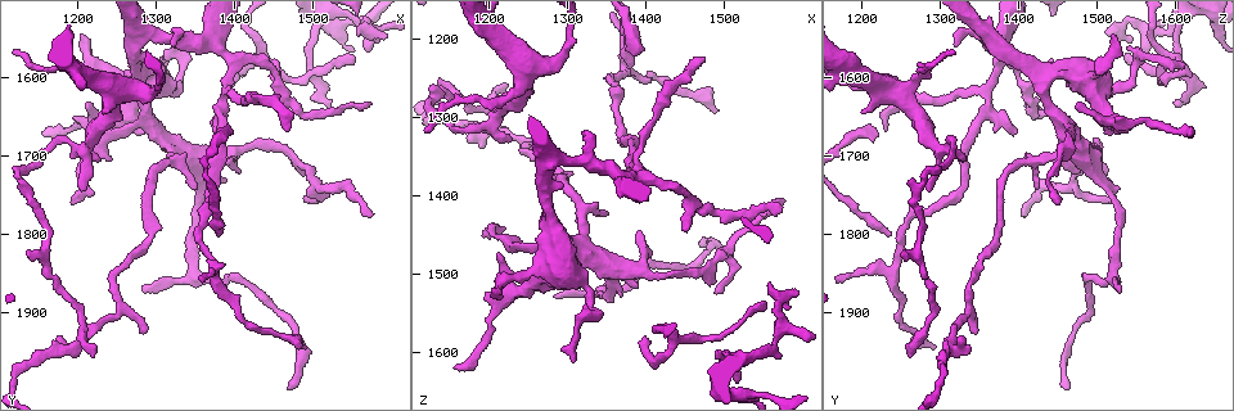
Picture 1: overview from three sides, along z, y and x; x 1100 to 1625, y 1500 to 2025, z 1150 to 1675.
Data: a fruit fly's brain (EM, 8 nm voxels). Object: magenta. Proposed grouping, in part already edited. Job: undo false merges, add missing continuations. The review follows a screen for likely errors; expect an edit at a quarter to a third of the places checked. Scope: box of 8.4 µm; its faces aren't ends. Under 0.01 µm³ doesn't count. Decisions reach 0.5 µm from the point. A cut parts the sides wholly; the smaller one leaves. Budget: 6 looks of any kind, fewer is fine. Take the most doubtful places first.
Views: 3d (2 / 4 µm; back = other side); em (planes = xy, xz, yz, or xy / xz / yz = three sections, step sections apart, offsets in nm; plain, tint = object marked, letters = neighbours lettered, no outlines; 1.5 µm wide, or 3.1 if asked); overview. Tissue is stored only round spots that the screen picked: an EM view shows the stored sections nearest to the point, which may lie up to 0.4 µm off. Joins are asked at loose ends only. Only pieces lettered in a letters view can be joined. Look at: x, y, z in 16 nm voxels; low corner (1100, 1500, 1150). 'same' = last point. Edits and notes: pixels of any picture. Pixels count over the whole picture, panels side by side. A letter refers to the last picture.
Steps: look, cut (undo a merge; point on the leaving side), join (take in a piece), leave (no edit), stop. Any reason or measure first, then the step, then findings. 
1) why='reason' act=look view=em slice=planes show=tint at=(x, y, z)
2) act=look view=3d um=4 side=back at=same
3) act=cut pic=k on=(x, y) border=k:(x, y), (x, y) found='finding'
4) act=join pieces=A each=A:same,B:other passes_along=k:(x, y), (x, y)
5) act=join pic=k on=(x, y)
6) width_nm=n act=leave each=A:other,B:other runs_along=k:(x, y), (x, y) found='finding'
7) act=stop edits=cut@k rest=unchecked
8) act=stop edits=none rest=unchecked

why='an open end' act=look view=em slice=planes show=letters at=(1595, 1545, 1520)

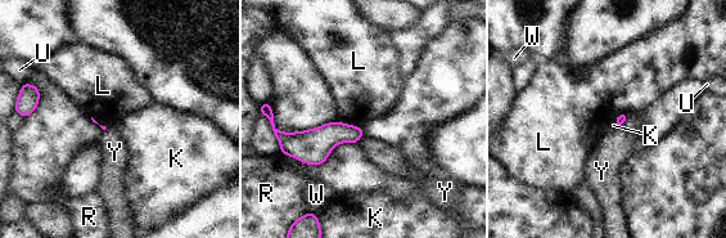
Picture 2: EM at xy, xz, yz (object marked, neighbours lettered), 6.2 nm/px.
act=leave each=K:other,L:other,R:other,U:other,W:other,Y:other border=2:(337, 120), (356, 125), (362, 130) found='none of them fits'

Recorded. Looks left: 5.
why='tapers out' act=look view=em slice=planes show=letters at=(1525, 1625, 1600)

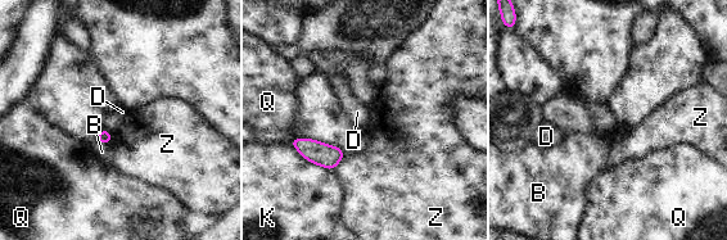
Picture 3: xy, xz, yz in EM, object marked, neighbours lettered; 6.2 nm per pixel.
width_nm=80 act=leave each=B:other,D:other,K:other,Q:other,Z:other found='none of them fits'

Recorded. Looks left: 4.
why='sharp bend' act=look view=em slice=planes show=plain at=(1325, 1545, 1345)

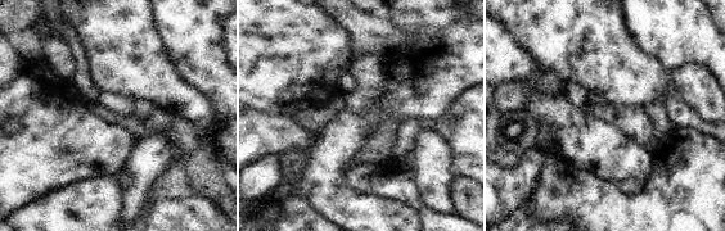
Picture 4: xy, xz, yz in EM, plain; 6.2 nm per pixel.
act=look view=em slice=planes show=letters at=same

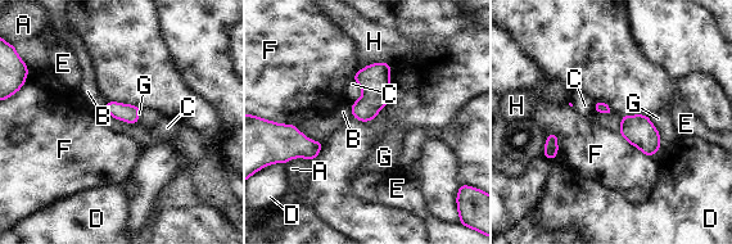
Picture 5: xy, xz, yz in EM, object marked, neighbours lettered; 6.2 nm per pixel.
longest_contact=F:260nm act=leave each=A:other,B:other,C:other,D:other,E:other,F:other,G:other,H:other border=5:(618, 132), (650, 157) found='one cell here'

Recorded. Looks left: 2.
act=stop edits=none rest=unchecked

